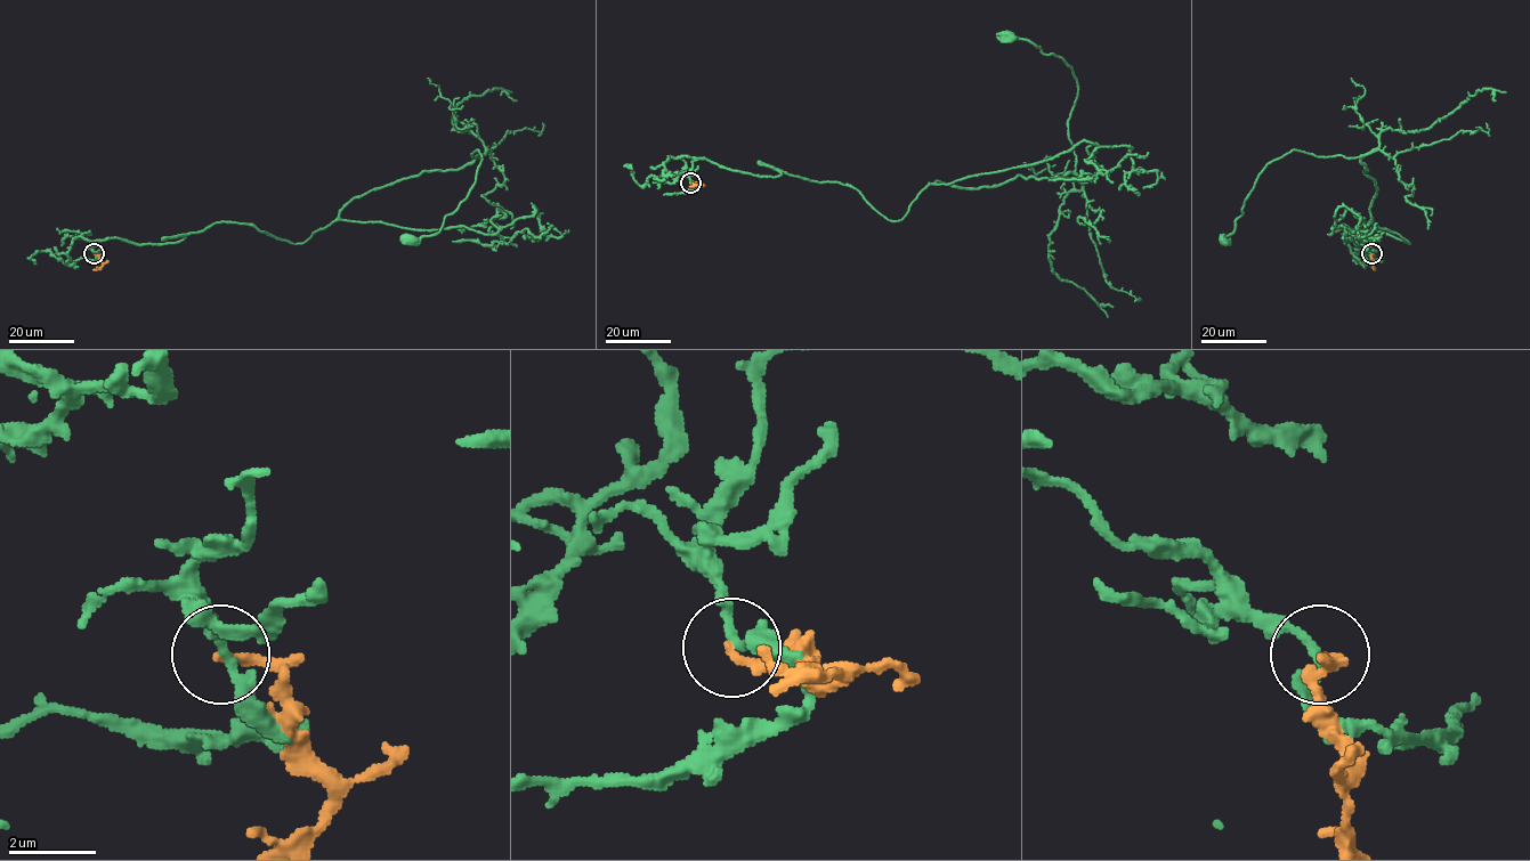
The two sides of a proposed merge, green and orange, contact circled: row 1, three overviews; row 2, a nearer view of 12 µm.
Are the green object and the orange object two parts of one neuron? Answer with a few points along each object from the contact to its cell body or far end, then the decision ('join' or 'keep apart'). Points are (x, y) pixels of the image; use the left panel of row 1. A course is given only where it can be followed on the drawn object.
green runs (95, 254), (216, 222), (304, 243), (354, 198), (476, 149), (468, 196), (410, 241); orange runs (95, 254), (102, 266), (92, 269); keep apart

